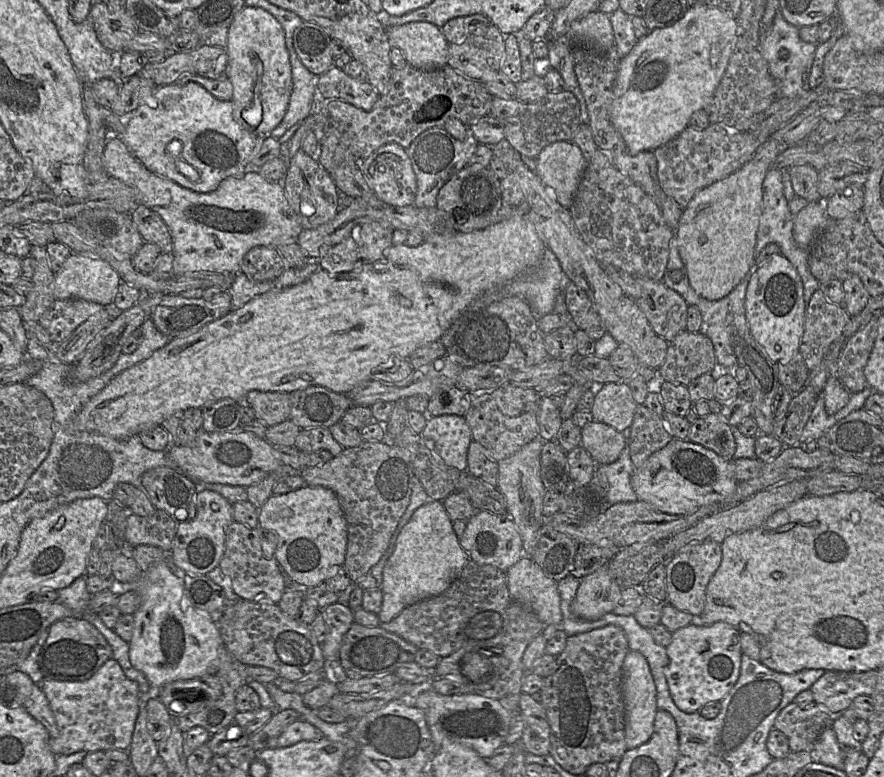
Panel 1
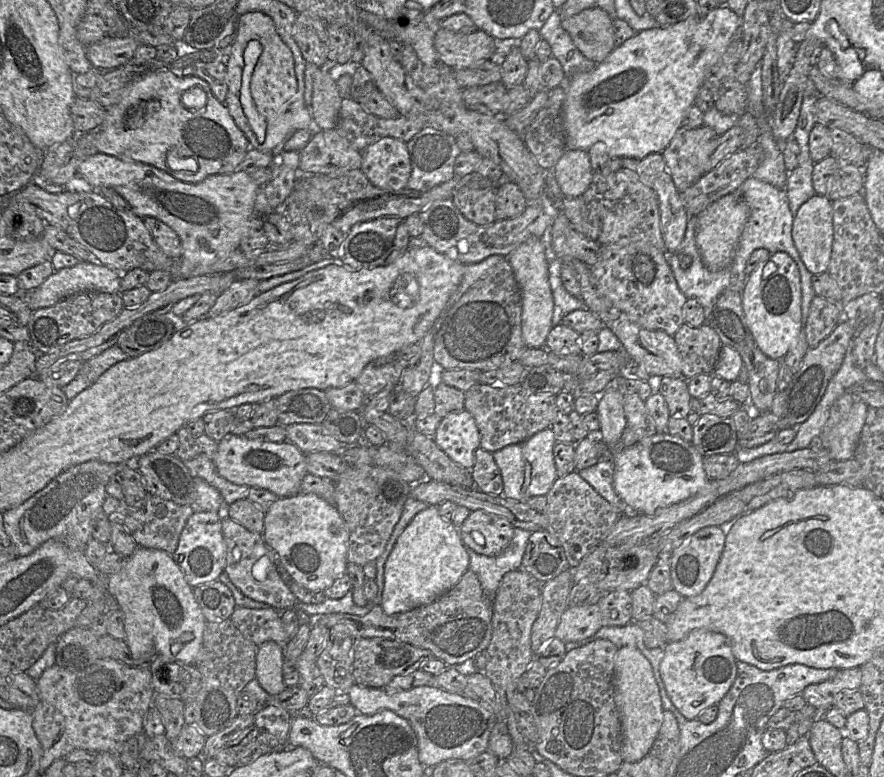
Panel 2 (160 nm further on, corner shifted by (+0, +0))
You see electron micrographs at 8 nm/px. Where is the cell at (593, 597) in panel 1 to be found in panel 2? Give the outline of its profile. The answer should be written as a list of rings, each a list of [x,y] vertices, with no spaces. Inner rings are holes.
[[[598,604],[568,606],[563,612],[555,637],[566,642],[581,641],[593,636],[602,627],[602,616]]]

